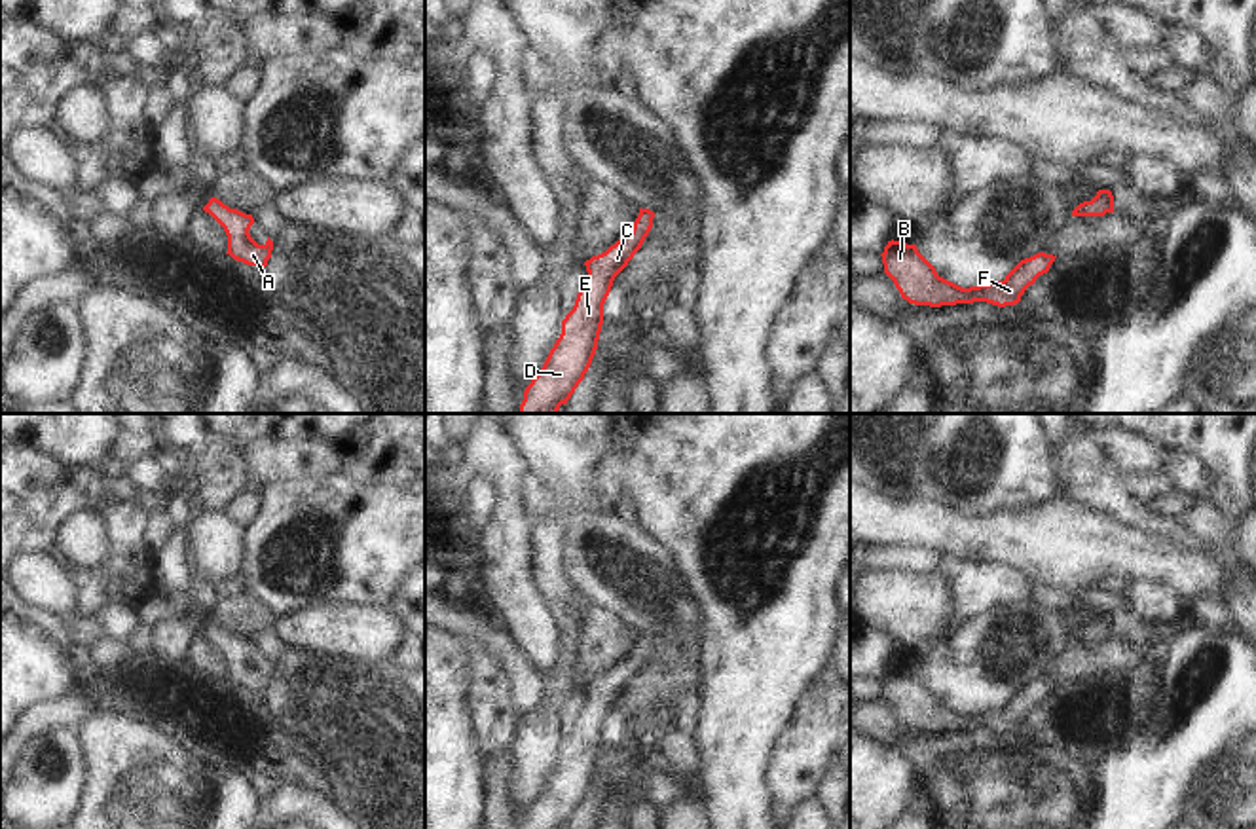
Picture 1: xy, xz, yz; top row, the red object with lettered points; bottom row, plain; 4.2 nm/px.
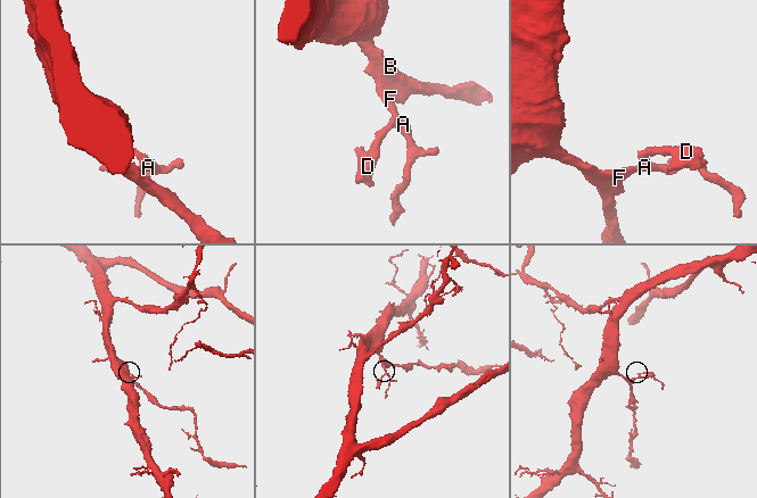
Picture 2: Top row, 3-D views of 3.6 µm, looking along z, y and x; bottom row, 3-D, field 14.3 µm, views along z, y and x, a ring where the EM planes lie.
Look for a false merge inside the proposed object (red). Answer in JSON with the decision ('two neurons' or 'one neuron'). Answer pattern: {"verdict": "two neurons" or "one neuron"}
{"verdict": "one neuron"}

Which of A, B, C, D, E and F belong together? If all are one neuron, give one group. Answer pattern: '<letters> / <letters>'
A B C D E F

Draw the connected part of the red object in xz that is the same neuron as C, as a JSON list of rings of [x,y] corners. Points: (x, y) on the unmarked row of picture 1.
[[[639,634],[630,660],[584,687],[588,704],[581,711],[573,734],[562,746],[562,759],[541,797],[526,812],[522,829],[567,829],[596,780],[603,728],[613,706],[641,673],[653,643],[653,636]]]

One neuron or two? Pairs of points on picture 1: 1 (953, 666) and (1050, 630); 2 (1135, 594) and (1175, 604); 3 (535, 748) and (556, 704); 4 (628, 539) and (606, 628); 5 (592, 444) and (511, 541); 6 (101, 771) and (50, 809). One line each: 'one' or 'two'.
1: one
2: one
3: one
4: two
5: two
6: two

